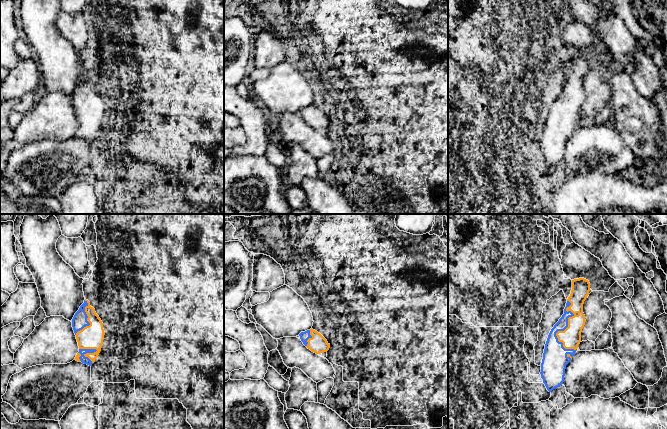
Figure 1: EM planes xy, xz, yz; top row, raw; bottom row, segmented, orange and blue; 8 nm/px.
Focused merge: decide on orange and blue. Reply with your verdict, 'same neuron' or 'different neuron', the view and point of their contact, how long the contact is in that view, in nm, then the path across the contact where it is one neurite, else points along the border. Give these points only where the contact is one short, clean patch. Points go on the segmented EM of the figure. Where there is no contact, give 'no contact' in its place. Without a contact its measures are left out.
same neuron; meets orange in yz at (564, 330); contact 420 nm long

